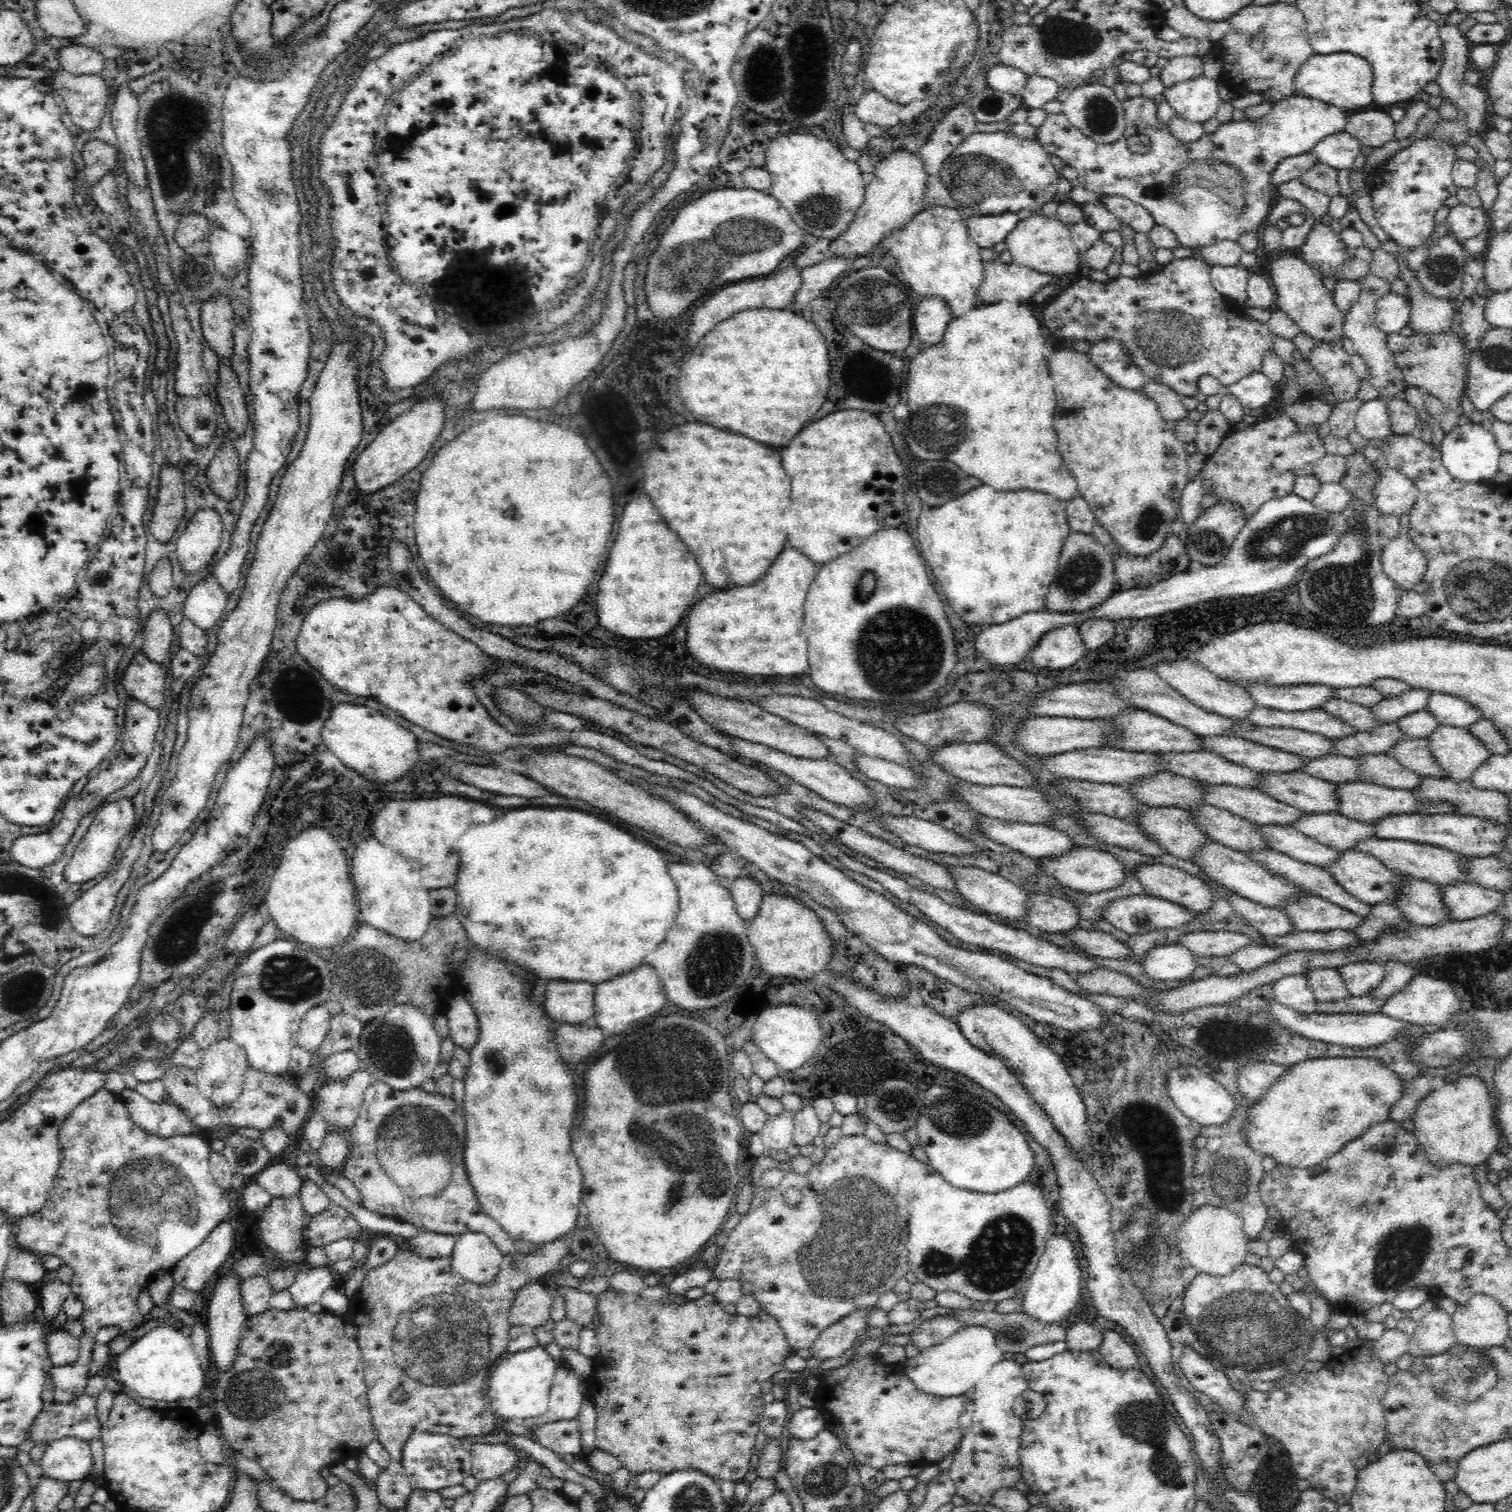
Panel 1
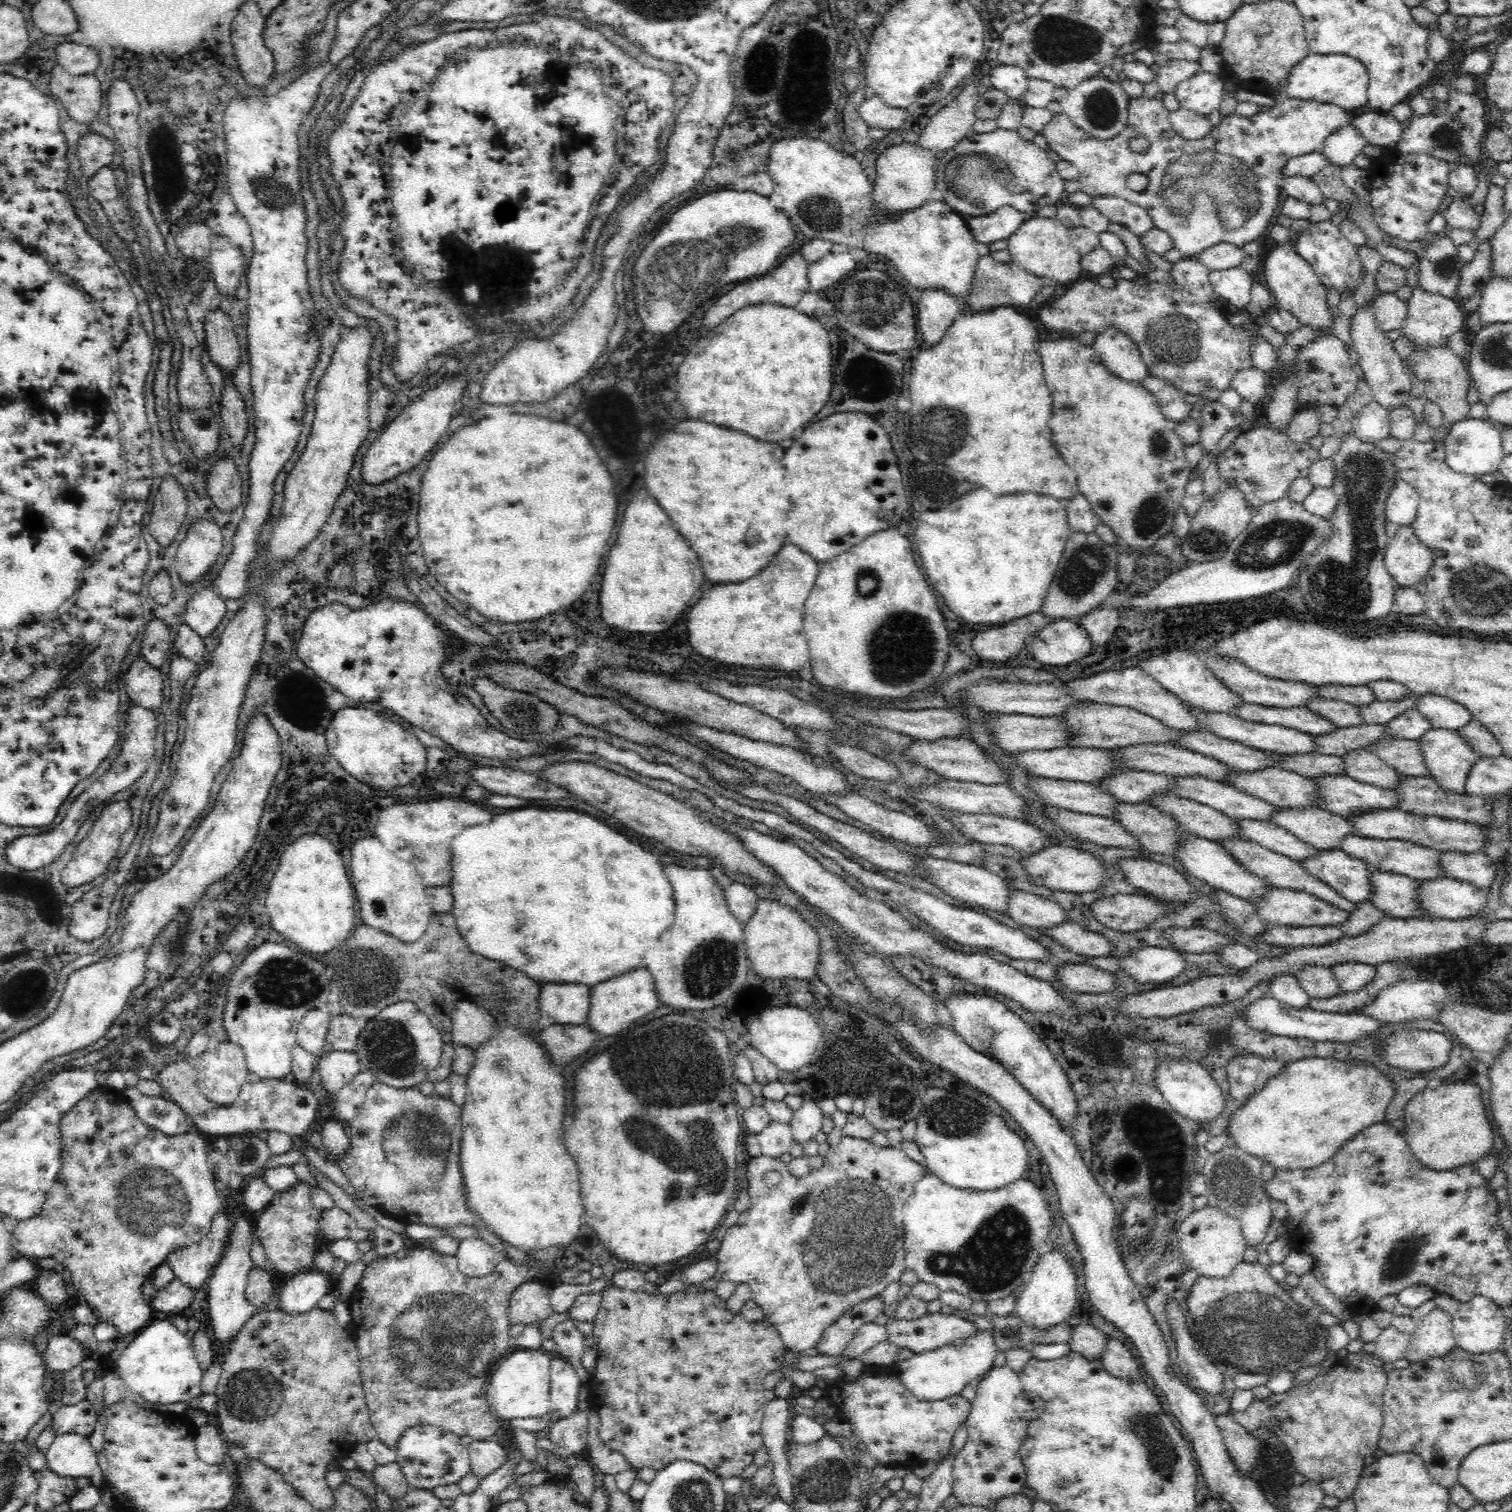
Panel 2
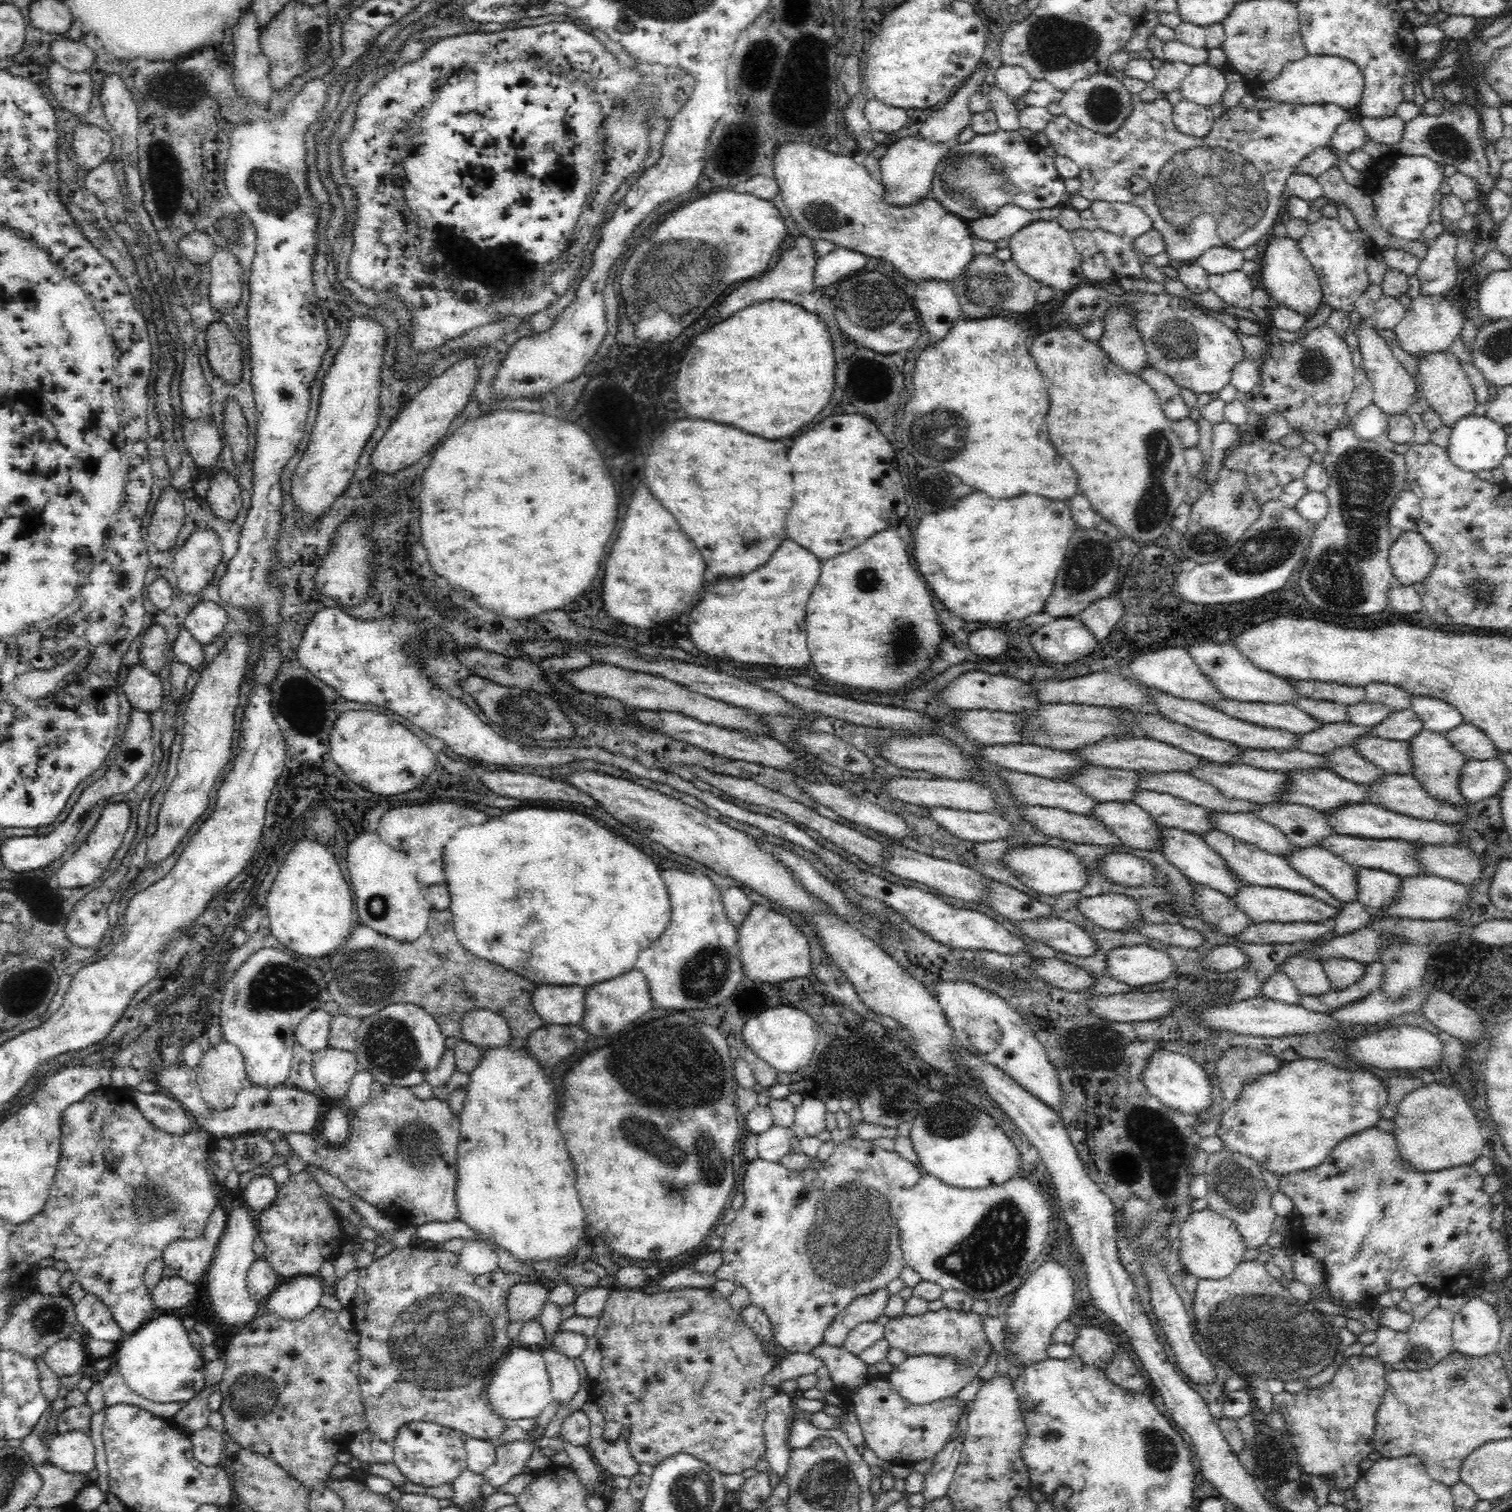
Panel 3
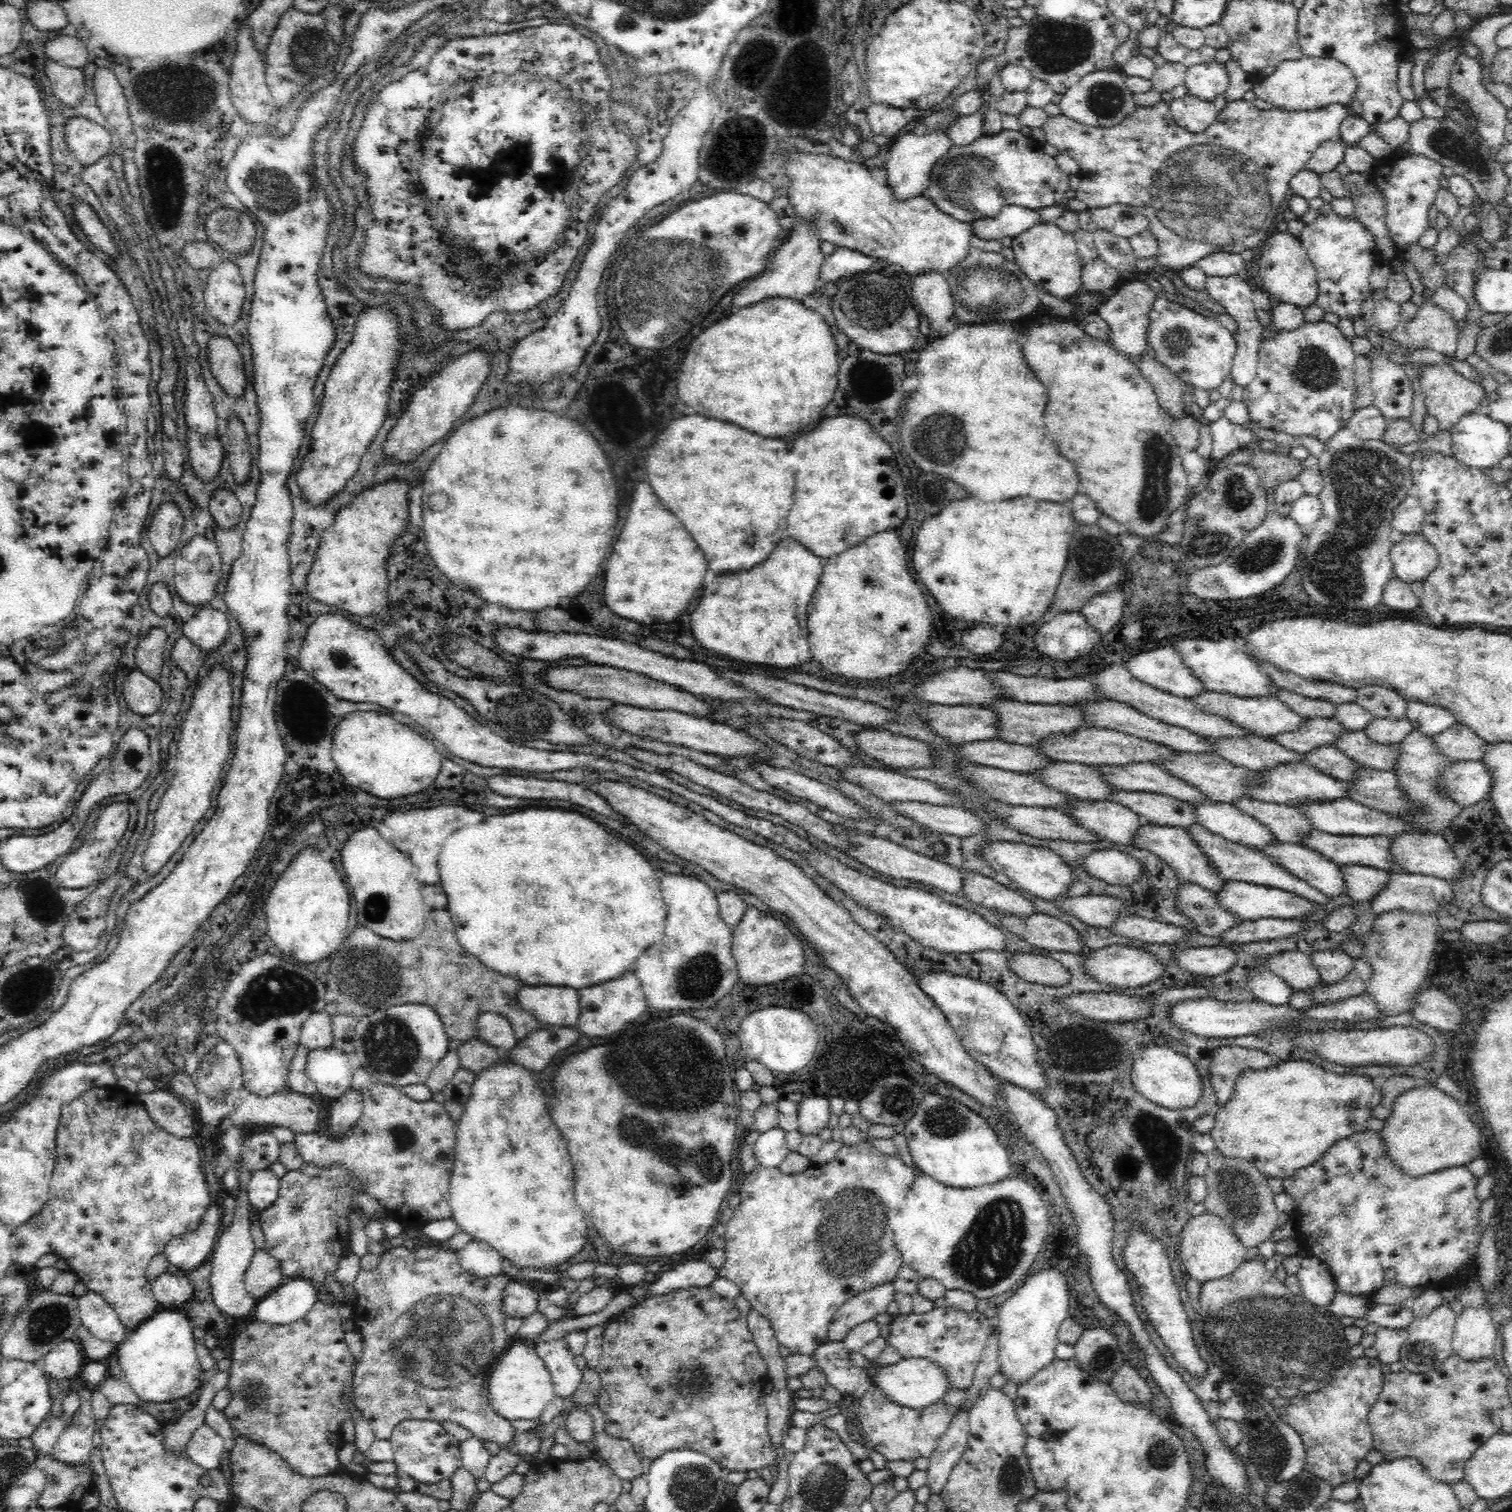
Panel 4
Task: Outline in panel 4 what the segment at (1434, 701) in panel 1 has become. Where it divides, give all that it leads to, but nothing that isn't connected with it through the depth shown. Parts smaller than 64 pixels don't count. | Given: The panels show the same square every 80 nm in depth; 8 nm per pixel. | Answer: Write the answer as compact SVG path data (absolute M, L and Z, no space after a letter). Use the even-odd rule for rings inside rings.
M1420 701L1406 704L1405 717L1412 724L1412 731L1420 731L1428 737L1444 732L1455 723L1454 715L1448 709Z

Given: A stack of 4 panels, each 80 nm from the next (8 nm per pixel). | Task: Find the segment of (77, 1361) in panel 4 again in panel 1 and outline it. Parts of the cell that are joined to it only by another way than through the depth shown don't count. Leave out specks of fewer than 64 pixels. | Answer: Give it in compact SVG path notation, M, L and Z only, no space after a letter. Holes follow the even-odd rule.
M58 1327L49 1336L46 1351L52 1367L73 1364L80 1358L79 1338Z

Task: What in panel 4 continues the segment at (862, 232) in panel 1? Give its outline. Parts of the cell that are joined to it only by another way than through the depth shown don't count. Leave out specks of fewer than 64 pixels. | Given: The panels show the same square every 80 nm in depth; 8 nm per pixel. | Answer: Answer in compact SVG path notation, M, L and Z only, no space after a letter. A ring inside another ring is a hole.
M937 128L936 131L928 131L922 136L907 133L893 139L889 145L891 158L885 168L887 185L892 189L893 196L897 200L908 200L908 198L914 198L918 195L925 195L935 162L942 158L953 145L948 134L942 131L942 128Z

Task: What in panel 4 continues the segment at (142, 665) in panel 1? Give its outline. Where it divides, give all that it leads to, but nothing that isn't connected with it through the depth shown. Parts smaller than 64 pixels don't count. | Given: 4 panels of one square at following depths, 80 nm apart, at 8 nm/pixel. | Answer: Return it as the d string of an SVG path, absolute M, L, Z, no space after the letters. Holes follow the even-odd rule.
M135 668L126 673L124 682L126 684L122 688L122 697L132 713L148 716L162 710L165 696L156 681Z

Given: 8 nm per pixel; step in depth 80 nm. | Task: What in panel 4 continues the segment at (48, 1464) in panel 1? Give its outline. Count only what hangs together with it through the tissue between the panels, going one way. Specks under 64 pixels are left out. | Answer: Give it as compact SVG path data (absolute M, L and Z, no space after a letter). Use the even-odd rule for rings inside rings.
M80 1386L77 1389L80 1406L72 1416L70 1425L57 1438L50 1456L66 1464L79 1464L89 1460L95 1431L100 1426L92 1406L92 1391Z

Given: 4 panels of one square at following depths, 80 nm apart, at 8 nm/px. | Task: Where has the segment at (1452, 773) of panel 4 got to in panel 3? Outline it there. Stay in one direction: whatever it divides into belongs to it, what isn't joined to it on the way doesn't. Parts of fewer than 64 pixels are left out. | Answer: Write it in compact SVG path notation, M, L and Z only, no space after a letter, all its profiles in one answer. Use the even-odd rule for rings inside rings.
M1467 760L1459 772L1459 792L1466 804L1478 803L1495 796L1506 782L1502 761Z

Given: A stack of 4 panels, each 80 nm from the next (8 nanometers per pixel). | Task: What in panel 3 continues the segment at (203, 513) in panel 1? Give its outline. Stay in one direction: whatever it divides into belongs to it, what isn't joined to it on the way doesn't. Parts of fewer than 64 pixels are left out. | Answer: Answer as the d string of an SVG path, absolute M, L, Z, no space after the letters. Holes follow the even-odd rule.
M195 528L173 558L176 587L182 594L203 593L215 577L222 549L212 529Z

